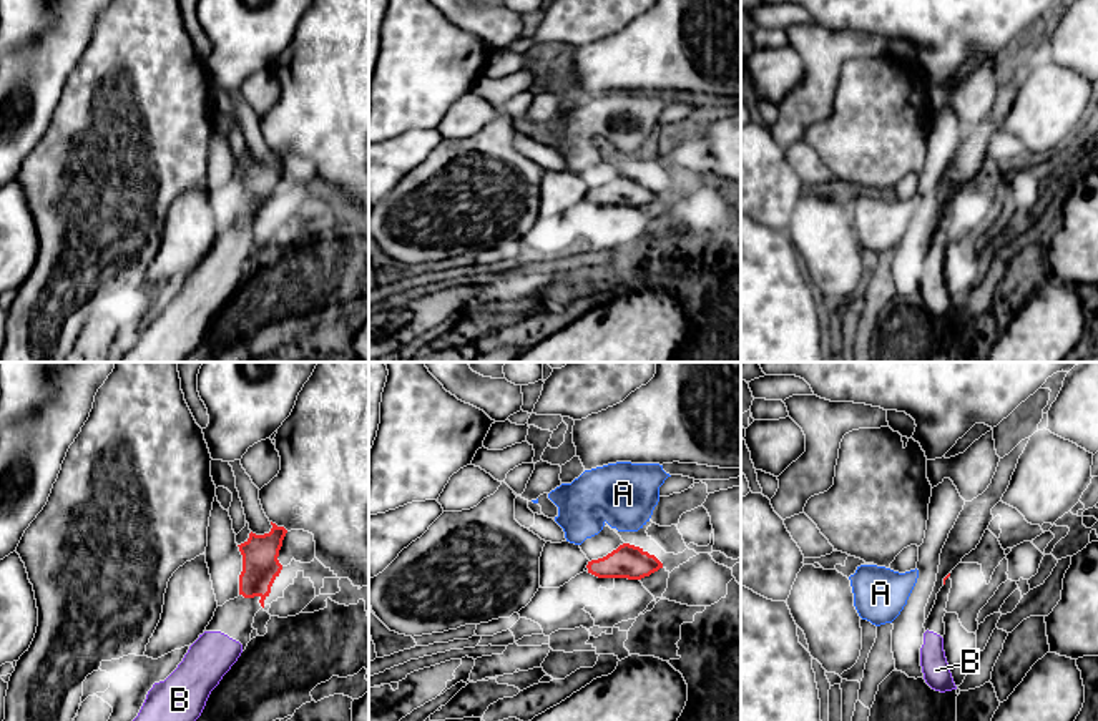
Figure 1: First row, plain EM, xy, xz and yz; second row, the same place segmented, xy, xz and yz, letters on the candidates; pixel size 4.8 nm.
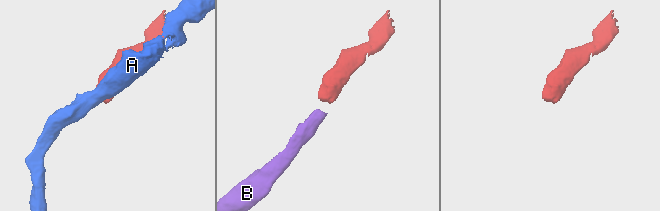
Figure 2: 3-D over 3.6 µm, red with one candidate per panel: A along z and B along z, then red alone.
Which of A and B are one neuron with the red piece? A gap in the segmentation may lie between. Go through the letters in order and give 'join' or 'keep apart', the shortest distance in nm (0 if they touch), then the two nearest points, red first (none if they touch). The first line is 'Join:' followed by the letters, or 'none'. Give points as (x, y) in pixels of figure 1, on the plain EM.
Join: B
A: keep apart | 60 nm | xz (623, 171), (623, 158)
B: join | 200 nm | xy (245, 225), (226, 263)

